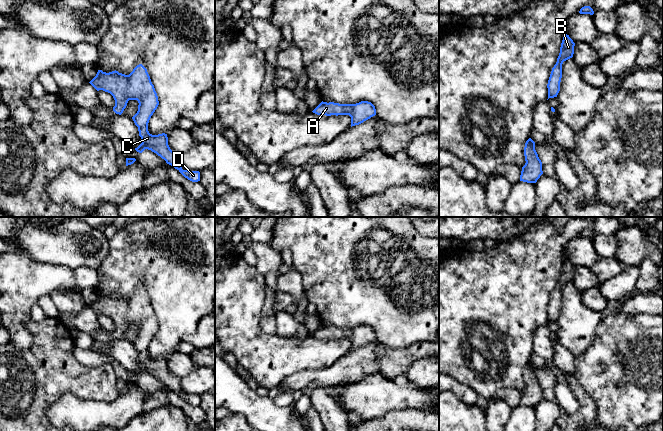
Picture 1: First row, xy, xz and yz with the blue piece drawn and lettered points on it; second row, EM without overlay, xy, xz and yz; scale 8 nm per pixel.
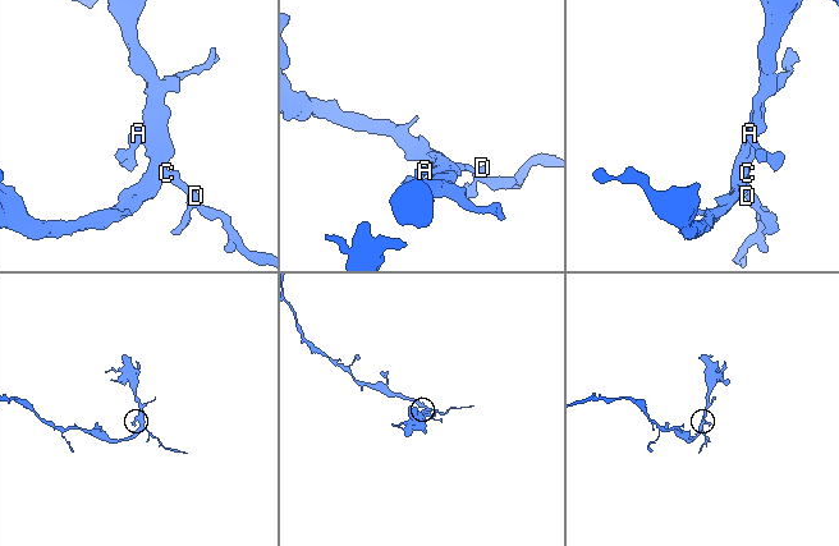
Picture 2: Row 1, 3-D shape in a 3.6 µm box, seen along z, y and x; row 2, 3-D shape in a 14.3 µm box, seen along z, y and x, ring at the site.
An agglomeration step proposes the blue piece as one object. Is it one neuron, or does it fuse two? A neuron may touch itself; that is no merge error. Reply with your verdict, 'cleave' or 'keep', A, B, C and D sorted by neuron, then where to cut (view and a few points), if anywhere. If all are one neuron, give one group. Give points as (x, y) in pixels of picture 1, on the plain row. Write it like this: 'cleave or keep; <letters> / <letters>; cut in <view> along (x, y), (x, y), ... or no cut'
keep; A B C D; no cut

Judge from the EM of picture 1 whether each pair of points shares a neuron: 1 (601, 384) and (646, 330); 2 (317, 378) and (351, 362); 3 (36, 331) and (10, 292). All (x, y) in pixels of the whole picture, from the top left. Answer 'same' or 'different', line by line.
1: same
2: same
3: different

